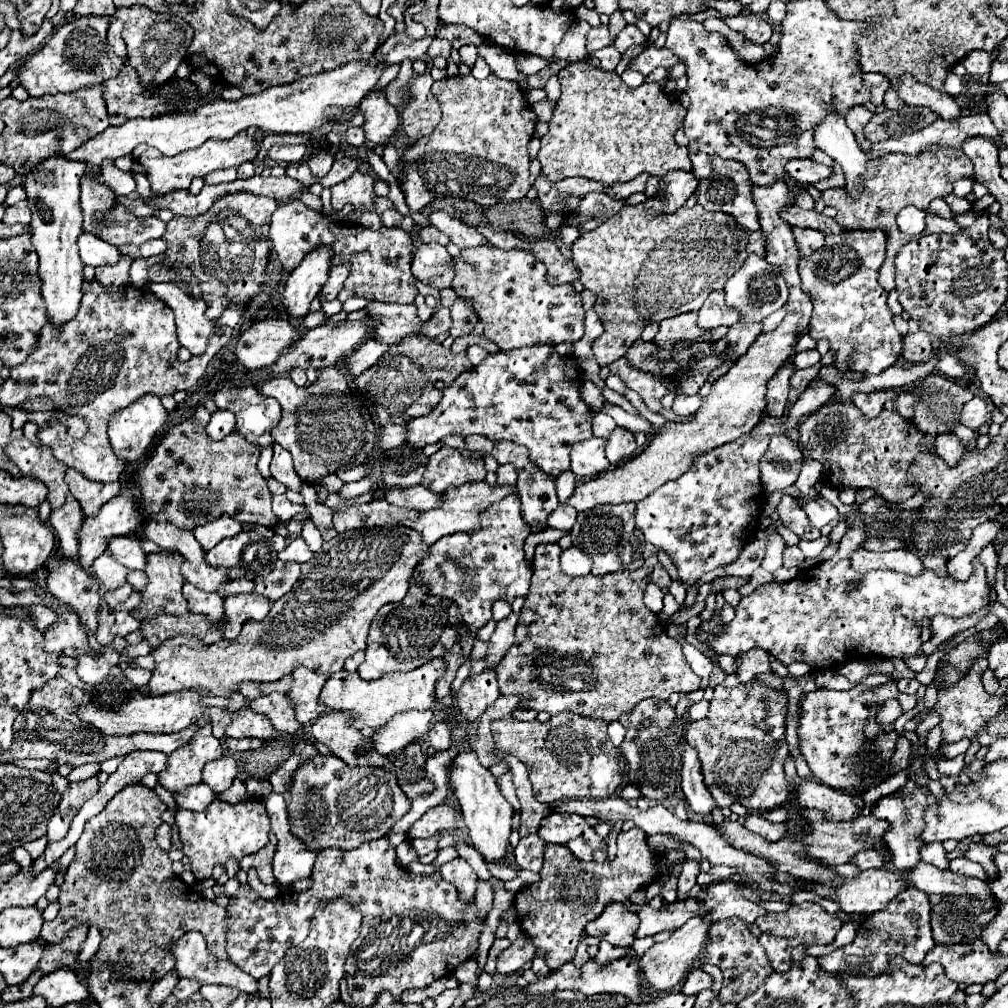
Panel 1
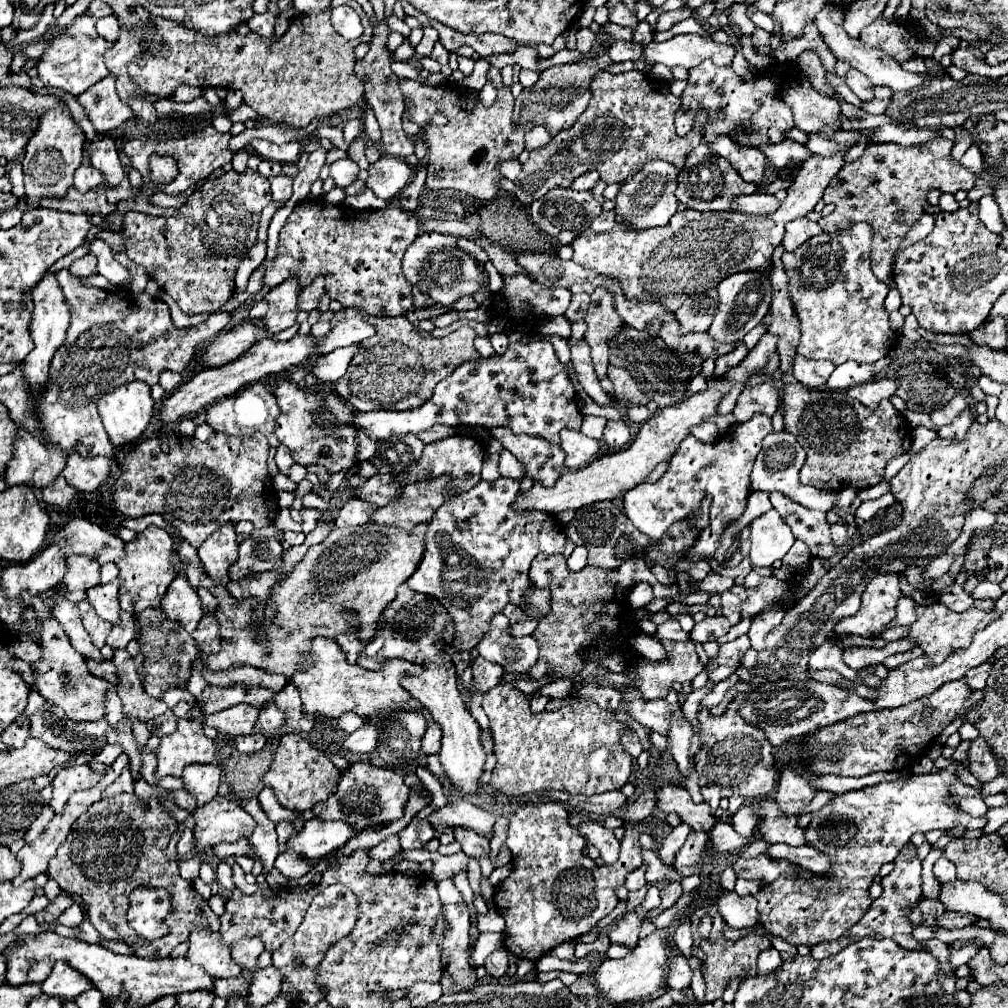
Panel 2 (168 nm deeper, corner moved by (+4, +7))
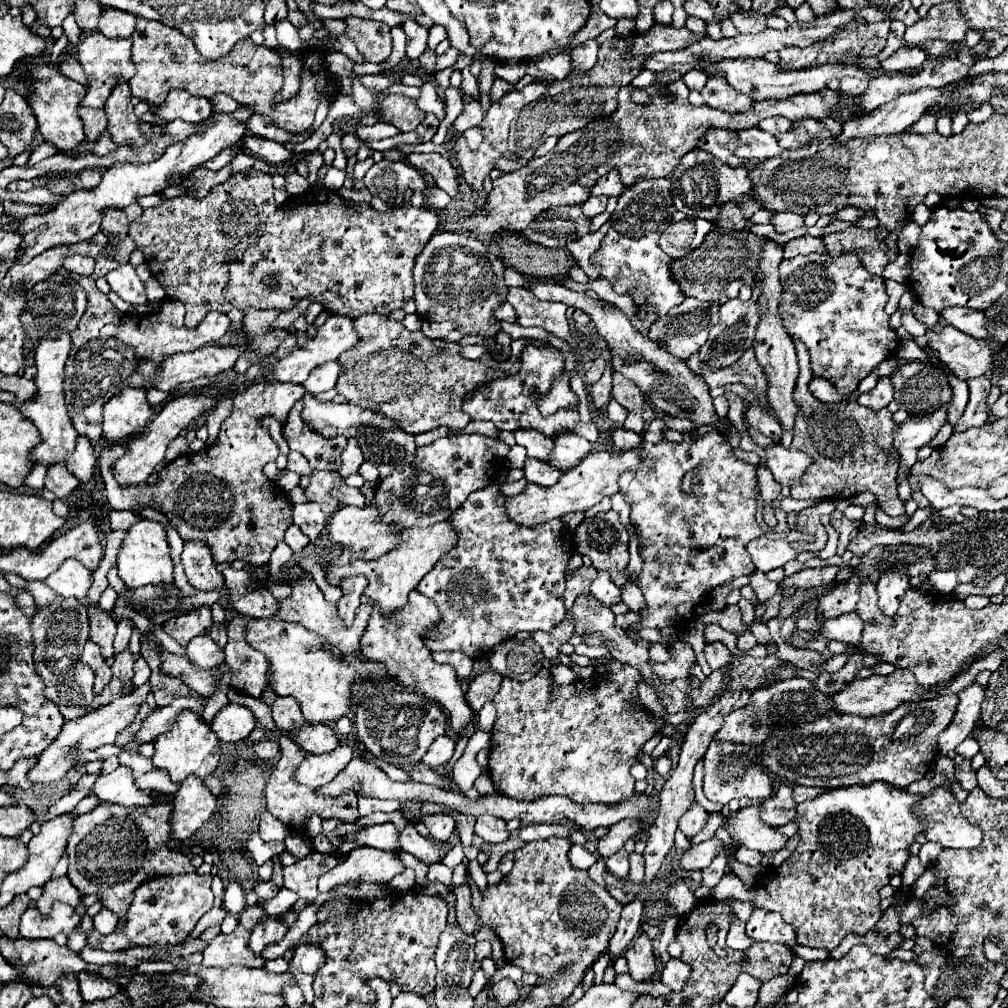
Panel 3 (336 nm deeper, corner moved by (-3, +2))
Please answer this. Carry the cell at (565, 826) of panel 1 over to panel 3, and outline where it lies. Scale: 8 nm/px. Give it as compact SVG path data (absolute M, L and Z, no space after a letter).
M621 848L619 852L615 852L613 856L607 858L607 870L611 874L615 874L617 878L627 878L627 872L629 872L629 860L627 860L627 852Z

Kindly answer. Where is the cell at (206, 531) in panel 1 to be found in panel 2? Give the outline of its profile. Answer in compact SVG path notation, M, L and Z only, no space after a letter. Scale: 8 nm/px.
M226 523L226 527L220 527L214 535L210 535L210 539L206 539L206 543L198 549L198 557L212 581L228 585L232 581L230 565L238 559L234 525Z

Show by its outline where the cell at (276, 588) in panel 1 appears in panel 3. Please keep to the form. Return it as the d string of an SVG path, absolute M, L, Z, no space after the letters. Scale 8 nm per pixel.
M237 614L229 626L229 642L225 646L225 664L233 670L231 674L231 686L243 694L249 694L253 698L261 698L263 688L267 686L267 668L269 662L265 660L263 652L257 652L255 648L249 648L245 644L245 628L247 628L249 616Z

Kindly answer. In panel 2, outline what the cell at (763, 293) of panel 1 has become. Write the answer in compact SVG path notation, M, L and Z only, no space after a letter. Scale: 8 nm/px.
M744 271L742 275L730 275L718 285L718 313L708 329L708 335L720 343L736 343L750 329L754 329L766 315L772 301L770 279L760 271Z

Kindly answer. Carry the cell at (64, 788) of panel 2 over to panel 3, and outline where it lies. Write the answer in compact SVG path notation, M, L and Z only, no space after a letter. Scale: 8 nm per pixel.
M119 766L111 774L99 774L93 786L93 794L105 802L121 806L147 806L153 804L149 790L139 790L133 782L131 768Z

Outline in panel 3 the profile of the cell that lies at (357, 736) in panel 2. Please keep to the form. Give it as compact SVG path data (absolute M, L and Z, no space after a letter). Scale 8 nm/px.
M339 746L333 752L313 756L309 754L305 762L297 768L295 780L309 786L309 788L321 788L323 784L329 784L355 756L353 746Z

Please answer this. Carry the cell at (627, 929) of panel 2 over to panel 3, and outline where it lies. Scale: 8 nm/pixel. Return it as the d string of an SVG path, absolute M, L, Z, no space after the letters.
M645 932L635 936L631 948L625 950L623 958L629 964L629 974L637 982L649 980L653 976L653 972L657 970L655 954L653 954L653 944L651 944L651 940L649 940L649 936Z

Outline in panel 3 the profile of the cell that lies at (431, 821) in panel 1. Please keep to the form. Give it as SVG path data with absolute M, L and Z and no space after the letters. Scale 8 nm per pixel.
M479 816L475 822L475 832L477 836L481 836L485 842L491 842L491 844L505 842L509 838L505 820L495 818L495 816Z

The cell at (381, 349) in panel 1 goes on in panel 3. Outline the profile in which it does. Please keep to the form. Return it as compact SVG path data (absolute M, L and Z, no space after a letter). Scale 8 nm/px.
M337 360L335 362L329 362L329 364L321 364L319 368L315 368L309 374L309 378L305 380L303 388L309 394L319 394L319 392L331 390L337 384L337 376L341 376L341 364Z

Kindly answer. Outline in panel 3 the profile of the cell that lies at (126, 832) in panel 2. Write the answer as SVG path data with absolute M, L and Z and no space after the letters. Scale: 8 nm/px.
M101 804L95 810L81 814L75 820L73 834L67 844L69 874L67 878L75 884L81 894L95 894L103 908L119 916L117 928L125 926L125 912L133 902L133 892L139 884L153 876L173 876L185 872L197 872L191 858L169 848L173 840L171 832L171 804L157 806L119 806Z

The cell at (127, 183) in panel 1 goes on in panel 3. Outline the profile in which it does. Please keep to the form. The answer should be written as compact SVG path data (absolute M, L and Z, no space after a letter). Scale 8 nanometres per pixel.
M105 134L105 136L101 136L101 138L97 140L97 144L95 144L95 148L93 148L93 154L95 154L95 156L107 156L109 152L115 152L117 148L119 148L119 146L113 144L111 136Z

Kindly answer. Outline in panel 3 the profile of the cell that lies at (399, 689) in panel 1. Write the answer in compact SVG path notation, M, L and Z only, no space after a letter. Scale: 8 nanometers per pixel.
M249 620L247 642L253 648L265 652L267 660L271 662L269 672L273 690L279 696L293 696L301 706L305 722L309 724L337 722L353 708L351 698L355 684L373 682L377 686L383 686L389 678L385 664L361 662L355 656L333 656L333 652L329 652L325 644L321 644L321 636L283 620Z

